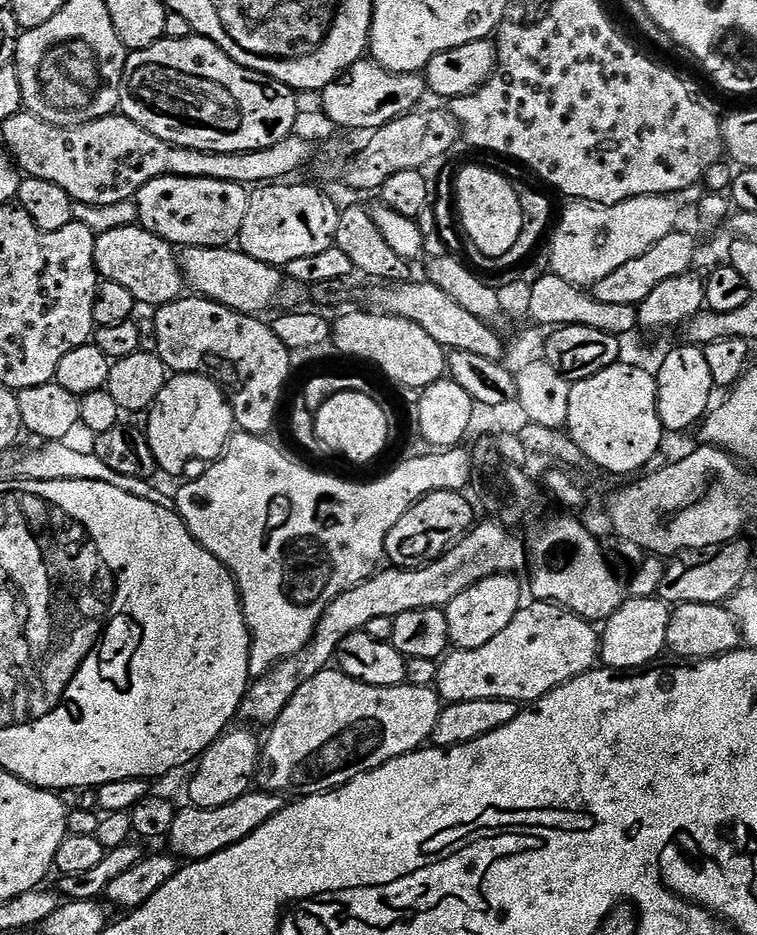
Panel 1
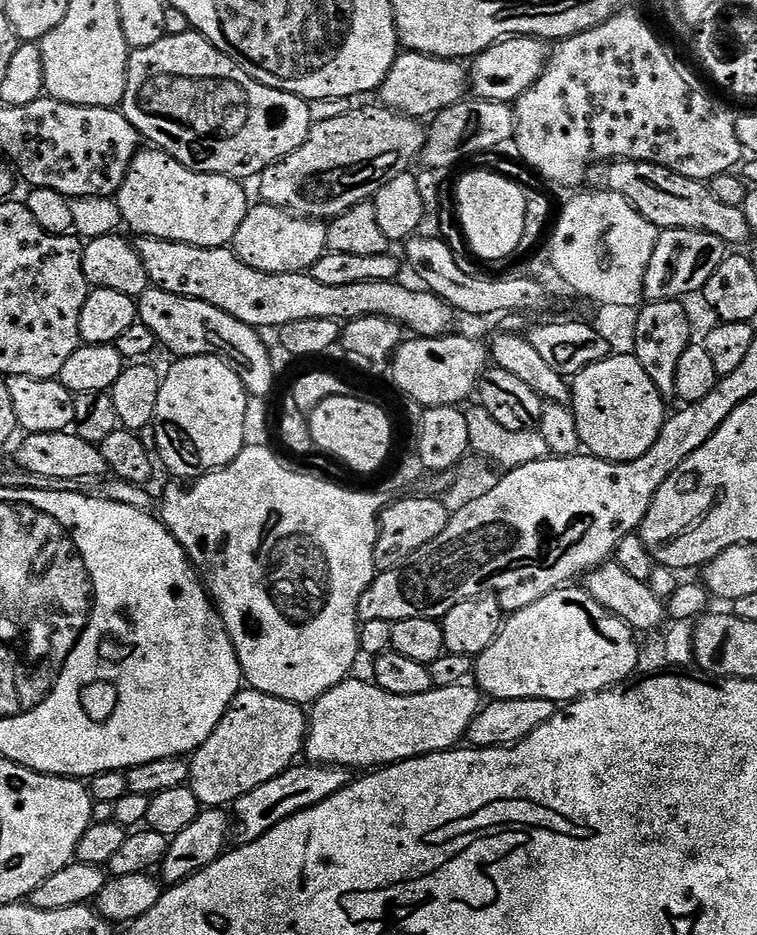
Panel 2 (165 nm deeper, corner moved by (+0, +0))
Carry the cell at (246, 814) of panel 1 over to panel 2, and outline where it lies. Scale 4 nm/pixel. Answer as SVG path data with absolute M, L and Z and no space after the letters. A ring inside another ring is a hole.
M300 762L287 768L278 778L270 778L270 782L262 782L262 786L254 786L250 794L242 794L236 803L231 805L230 812L234 824L240 827L240 840L247 842L262 838L266 830L274 830L278 822L290 818L307 808L318 806L318 802L326 802L338 790L350 783L350 772L347 768L330 768L326 764Z

